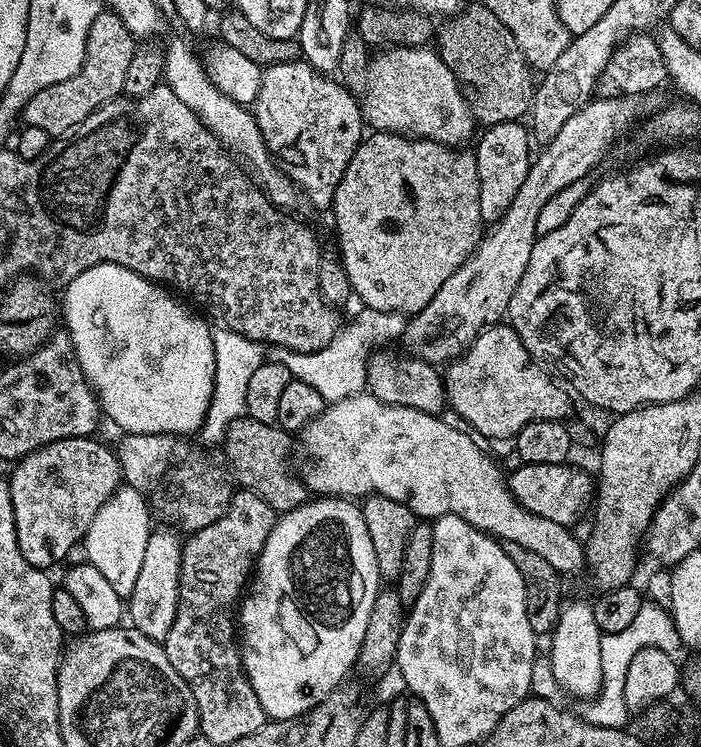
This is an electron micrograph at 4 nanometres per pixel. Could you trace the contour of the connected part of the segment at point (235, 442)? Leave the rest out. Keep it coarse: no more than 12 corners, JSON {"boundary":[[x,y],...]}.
{"boundary":[[245,414],[223,459],[241,489],[277,514],[310,499],[292,469],[293,437]]}

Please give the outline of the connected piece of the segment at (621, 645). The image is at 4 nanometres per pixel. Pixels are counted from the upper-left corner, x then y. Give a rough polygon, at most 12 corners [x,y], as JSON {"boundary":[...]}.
{"boundary":[[645,602],[626,630],[601,635],[598,695],[586,722],[624,728],[626,670],[643,647],[681,647],[667,607]]}

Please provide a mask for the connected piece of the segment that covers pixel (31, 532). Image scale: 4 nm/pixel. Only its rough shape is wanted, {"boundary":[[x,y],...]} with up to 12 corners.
{"boundary":[[62,438],[15,461],[18,550],[41,570],[121,487],[115,451]]}

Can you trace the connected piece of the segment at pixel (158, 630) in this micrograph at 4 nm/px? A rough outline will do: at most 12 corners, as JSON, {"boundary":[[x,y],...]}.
{"boundary":[[181,533],[149,534],[131,627],[161,642],[174,626],[184,549]]}

